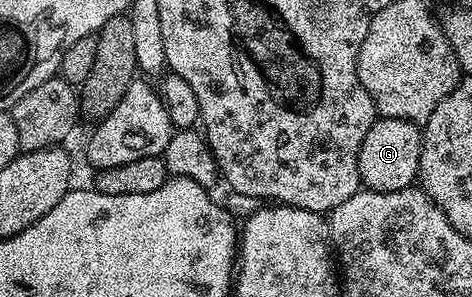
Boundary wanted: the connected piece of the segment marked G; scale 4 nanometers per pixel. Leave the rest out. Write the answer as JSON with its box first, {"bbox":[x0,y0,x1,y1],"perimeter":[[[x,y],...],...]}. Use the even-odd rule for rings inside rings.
{"bbox":[357,117,423,193],"perimeter":[[[379,117],[369,127],[361,142],[361,151],[357,155],[359,183],[363,189],[372,189],[378,193],[401,191],[416,184],[421,163],[421,143],[423,134],[414,121]]]}

